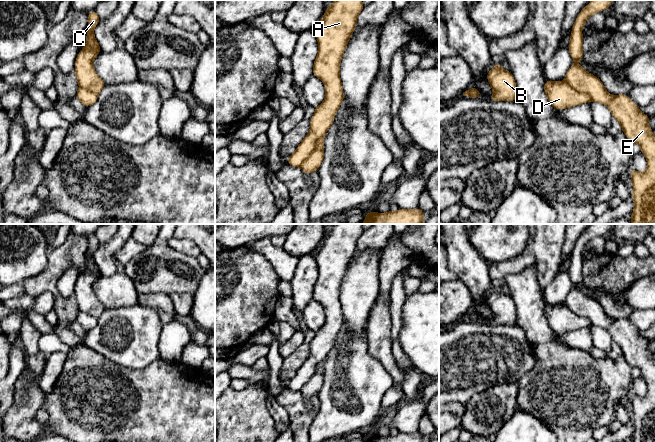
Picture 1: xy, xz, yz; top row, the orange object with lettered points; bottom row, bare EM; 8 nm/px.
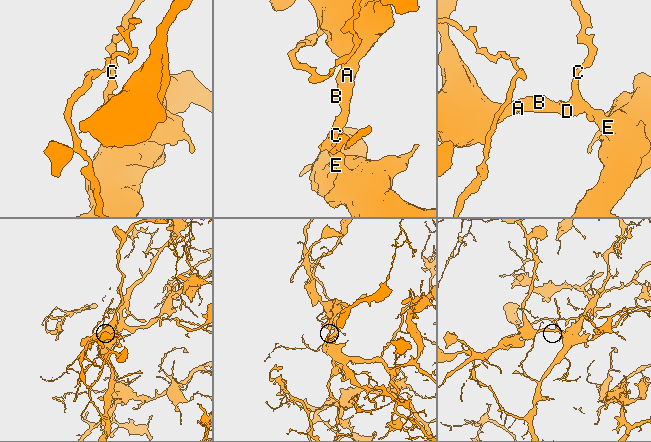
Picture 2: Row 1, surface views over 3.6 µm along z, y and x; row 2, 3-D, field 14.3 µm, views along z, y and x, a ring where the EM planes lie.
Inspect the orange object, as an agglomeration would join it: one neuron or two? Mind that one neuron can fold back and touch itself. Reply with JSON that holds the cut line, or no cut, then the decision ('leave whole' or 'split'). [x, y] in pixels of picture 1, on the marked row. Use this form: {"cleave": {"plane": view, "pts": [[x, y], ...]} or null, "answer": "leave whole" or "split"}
{"cleave": null, "answer": "leave whole"}

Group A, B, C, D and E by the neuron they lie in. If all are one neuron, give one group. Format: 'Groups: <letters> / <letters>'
Groups: A B C D E

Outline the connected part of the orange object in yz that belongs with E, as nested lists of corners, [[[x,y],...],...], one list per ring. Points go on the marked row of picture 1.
[[[592,0],[578,14],[574,21],[568,46],[573,64],[567,71],[565,81],[546,80],[544,91],[548,102],[563,110],[586,102],[605,104],[616,119],[626,137],[638,143],[647,160],[644,172],[630,170],[634,200],[631,224],[655,224],[655,136],[648,125],[650,116],[645,115],[626,94],[612,96],[600,79],[587,72],[576,61],[583,60],[582,28],[586,20],[609,8],[612,0]]]

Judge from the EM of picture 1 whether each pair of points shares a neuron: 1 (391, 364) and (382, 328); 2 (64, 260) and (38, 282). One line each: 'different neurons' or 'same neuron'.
1: same neuron
2: same neuron

